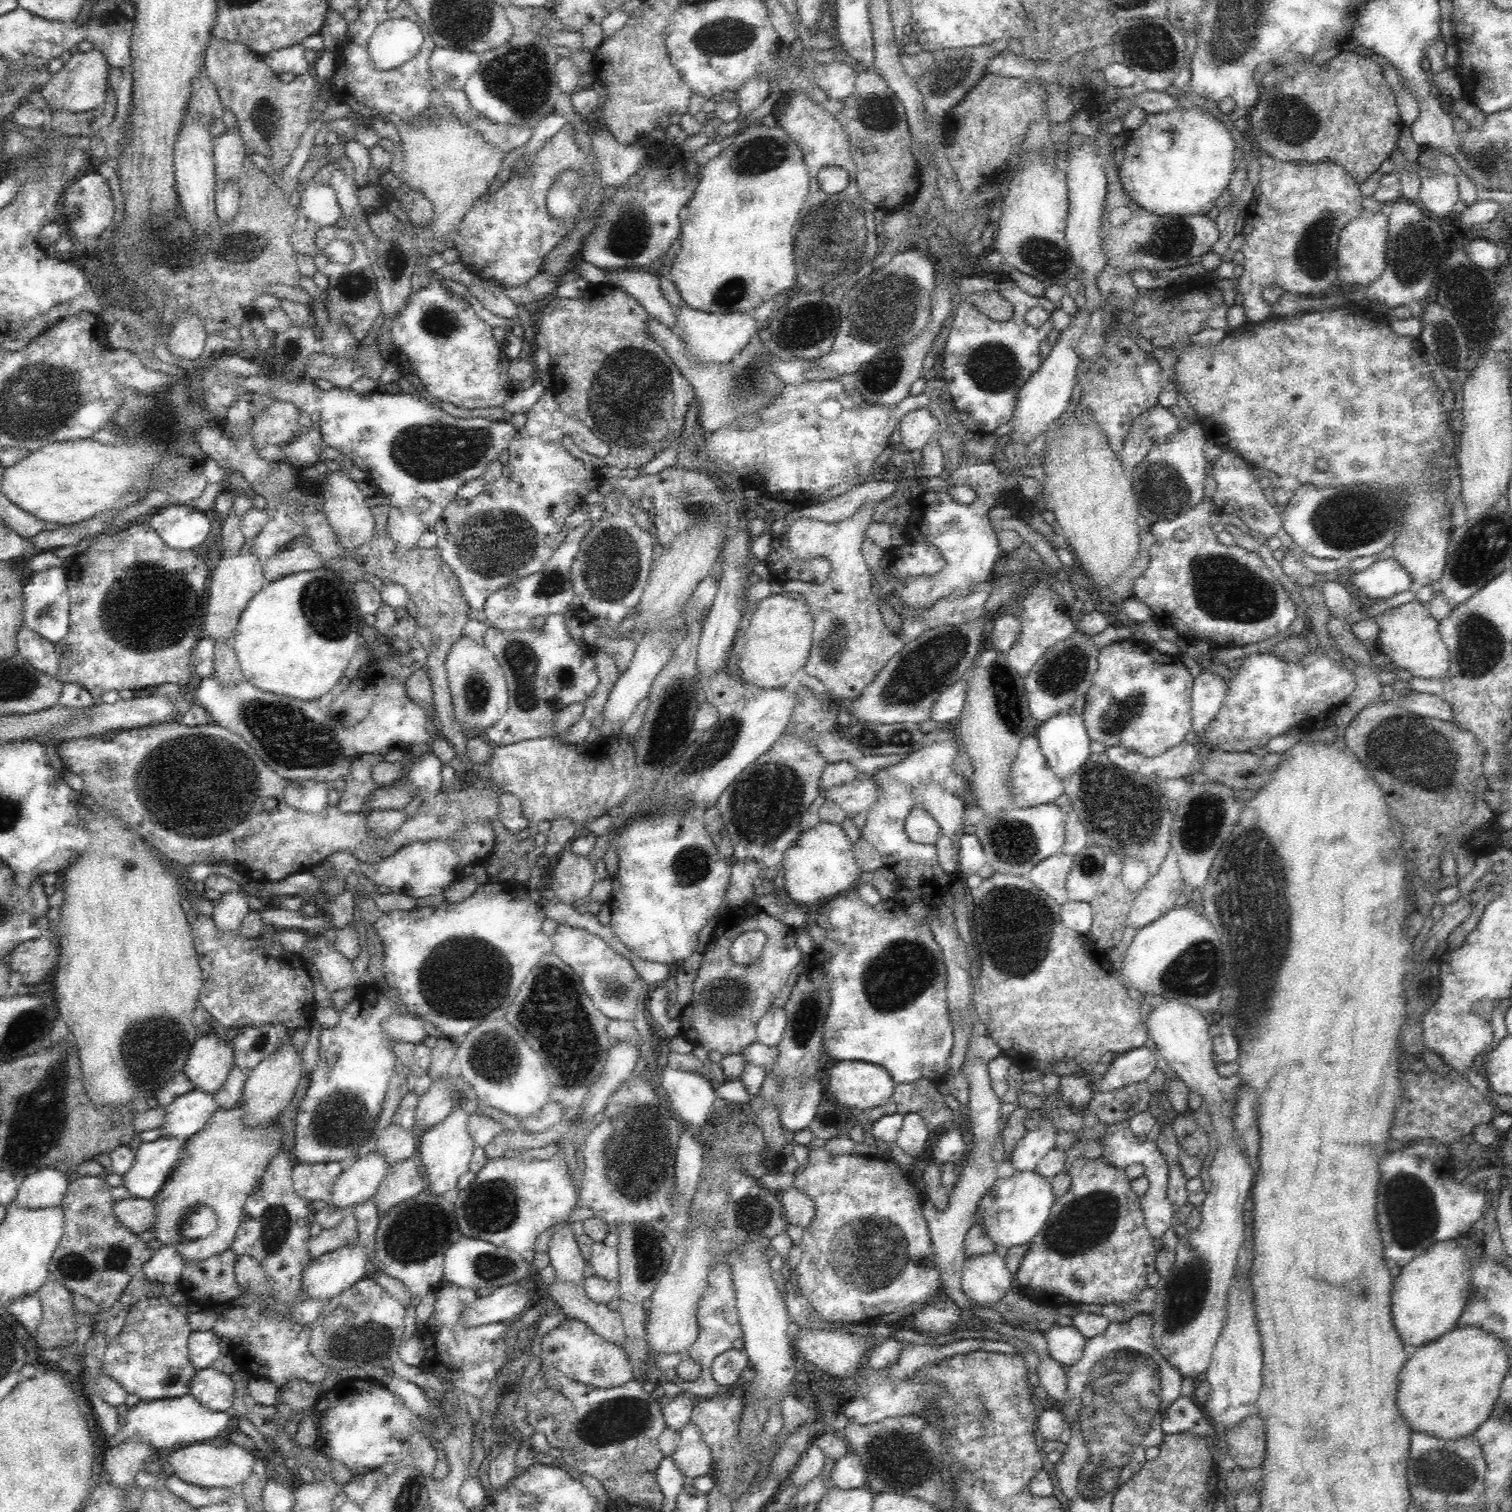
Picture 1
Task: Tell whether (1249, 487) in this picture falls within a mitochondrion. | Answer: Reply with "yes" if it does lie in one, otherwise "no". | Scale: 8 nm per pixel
no

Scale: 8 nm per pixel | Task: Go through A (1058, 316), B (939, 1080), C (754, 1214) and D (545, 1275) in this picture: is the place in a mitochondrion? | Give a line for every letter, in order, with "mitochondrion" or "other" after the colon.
A: other
B: other
C: mitochondrion
D: other

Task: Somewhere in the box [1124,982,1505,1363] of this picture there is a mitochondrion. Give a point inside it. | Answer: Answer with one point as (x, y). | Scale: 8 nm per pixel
(1410, 1220)

